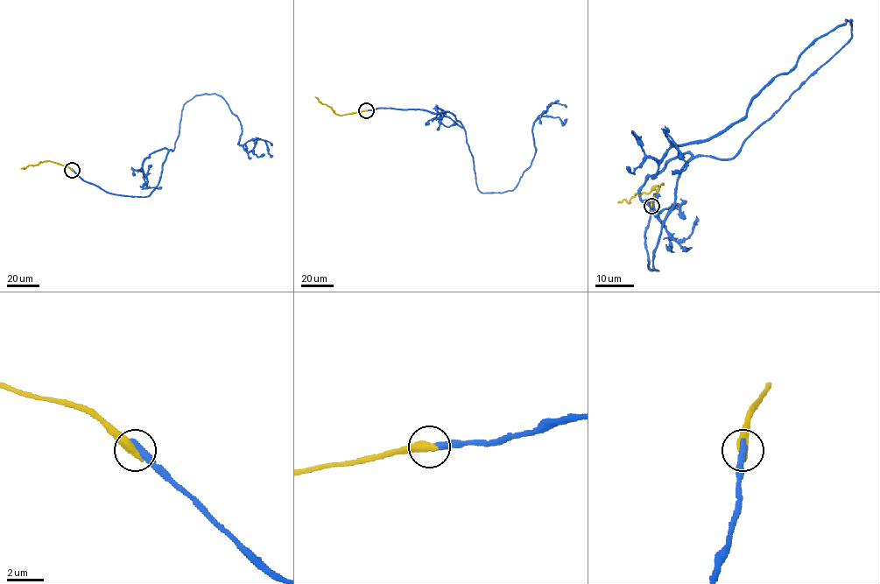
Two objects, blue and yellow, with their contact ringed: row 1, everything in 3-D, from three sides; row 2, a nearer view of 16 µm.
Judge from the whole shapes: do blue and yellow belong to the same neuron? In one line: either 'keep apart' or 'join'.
keep apart

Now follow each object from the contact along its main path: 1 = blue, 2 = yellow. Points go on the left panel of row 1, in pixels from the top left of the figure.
1: (72, 170), (109, 193), (148, 196), (183, 105), (205, 94), (237, 116), (239, 144), (264, 140), (272, 155)
2: (72, 170), (50, 161), (20, 168)

